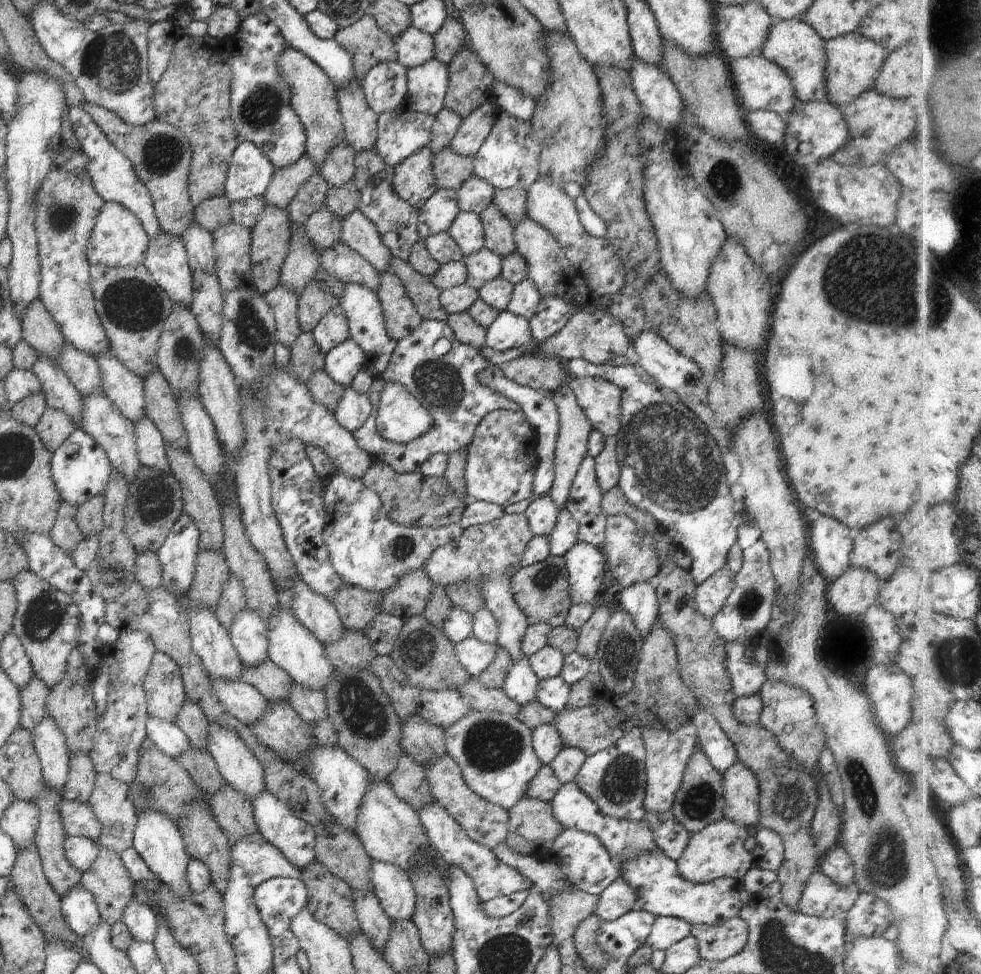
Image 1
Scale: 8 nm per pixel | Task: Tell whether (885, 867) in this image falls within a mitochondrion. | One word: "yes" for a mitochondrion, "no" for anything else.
yes

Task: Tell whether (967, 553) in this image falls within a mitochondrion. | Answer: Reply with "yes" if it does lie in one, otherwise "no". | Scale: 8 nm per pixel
no

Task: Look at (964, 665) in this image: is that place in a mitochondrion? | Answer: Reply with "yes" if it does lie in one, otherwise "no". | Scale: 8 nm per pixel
yes

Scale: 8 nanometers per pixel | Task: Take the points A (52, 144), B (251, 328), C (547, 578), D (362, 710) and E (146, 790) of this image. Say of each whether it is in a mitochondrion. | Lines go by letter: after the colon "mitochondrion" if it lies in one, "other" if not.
A: other
B: mitochondrion
C: mitochondrion
D: mitochondrion
E: mitochondrion

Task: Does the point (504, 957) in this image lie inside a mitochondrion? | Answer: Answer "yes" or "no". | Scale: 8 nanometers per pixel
yes

